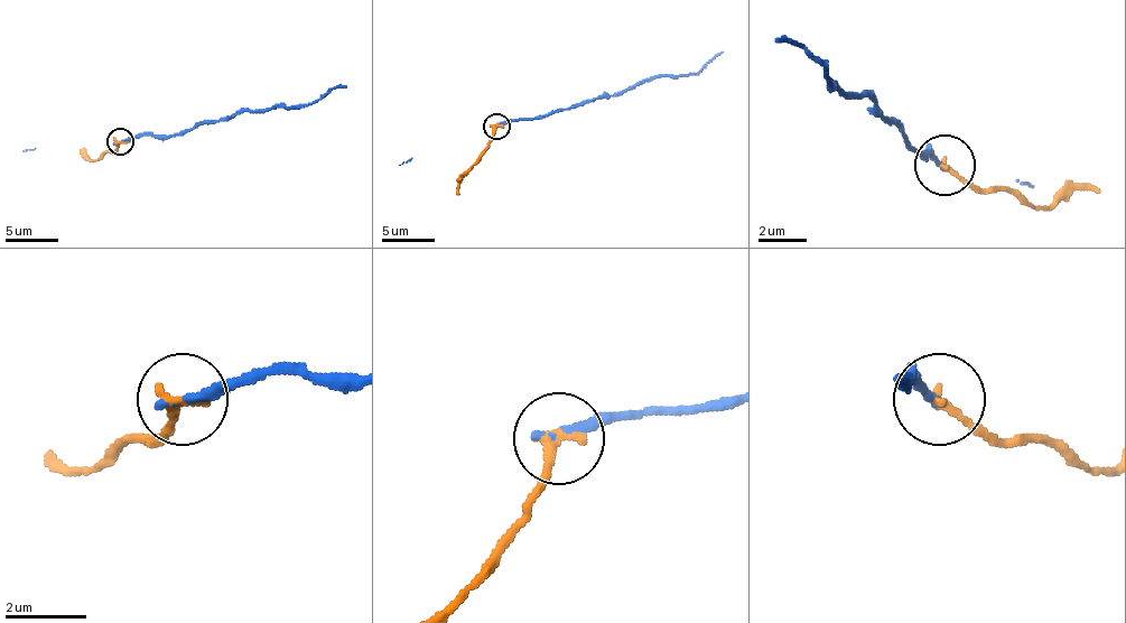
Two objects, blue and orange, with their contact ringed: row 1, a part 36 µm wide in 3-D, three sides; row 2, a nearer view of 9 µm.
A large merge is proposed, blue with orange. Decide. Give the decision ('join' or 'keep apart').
keep apart

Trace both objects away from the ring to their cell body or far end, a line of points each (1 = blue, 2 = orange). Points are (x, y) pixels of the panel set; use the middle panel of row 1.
1: (498, 127), (633, 90), (657, 76), (699, 74), (723, 53)
2: (498, 127), (476, 164), (459, 179), (459, 193)

